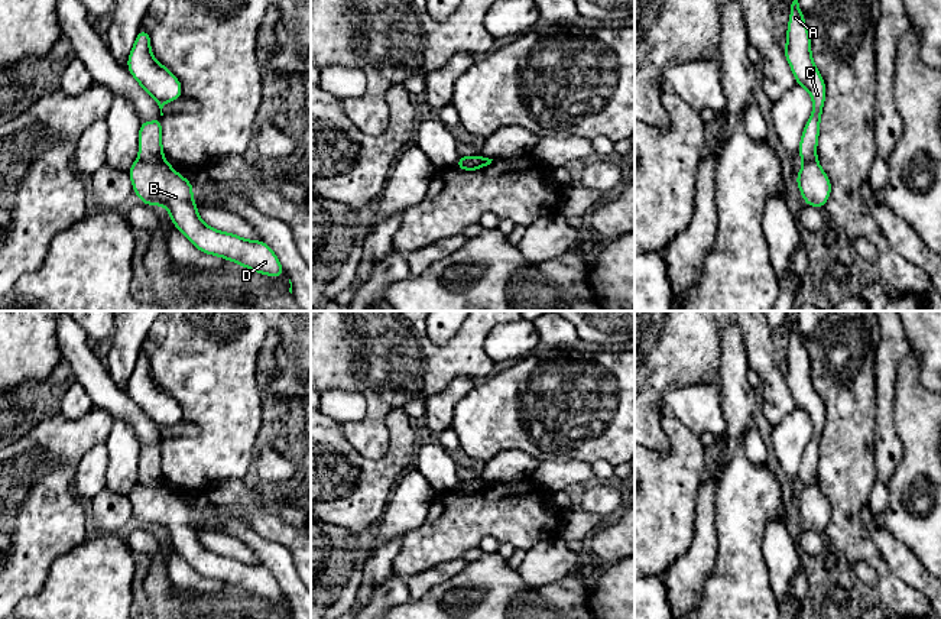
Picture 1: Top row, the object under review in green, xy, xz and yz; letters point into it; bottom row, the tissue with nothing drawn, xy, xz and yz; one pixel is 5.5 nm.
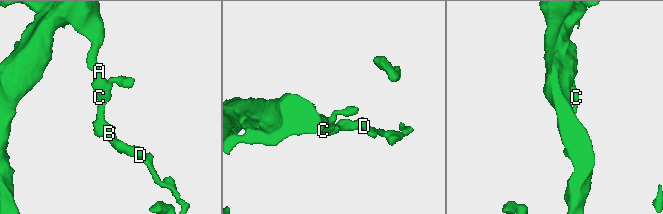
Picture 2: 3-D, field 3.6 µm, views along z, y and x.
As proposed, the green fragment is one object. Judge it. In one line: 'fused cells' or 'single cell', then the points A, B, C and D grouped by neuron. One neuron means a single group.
fused cells; groups A C / B D

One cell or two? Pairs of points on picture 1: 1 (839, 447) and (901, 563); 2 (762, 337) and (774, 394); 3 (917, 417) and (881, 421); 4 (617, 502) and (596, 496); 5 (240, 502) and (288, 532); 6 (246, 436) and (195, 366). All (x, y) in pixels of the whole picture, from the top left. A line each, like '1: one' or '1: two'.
1: two
2: one
3: two
4: one
5: one
6: one

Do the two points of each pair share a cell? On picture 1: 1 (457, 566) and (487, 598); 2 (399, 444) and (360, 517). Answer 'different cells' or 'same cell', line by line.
1: different cells
2: same cell

